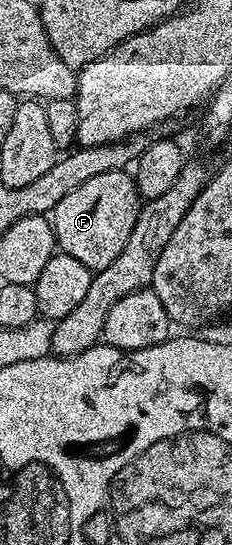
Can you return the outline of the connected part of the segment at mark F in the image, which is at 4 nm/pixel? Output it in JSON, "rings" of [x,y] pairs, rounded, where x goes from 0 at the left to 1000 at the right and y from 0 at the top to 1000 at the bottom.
{"rings":[[[552,314],[427,319],[358,334],[358,341],[306,349],[306,356],[289,356],[289,363],[228,382],[220,409],[246,455],[358,481],[388,499],[435,499],[478,488],[478,481],[513,473],[513,459],[547,451],[547,437],[565,422],[582,422],[612,380],[616,369],[591,356],[591,332]]]}

